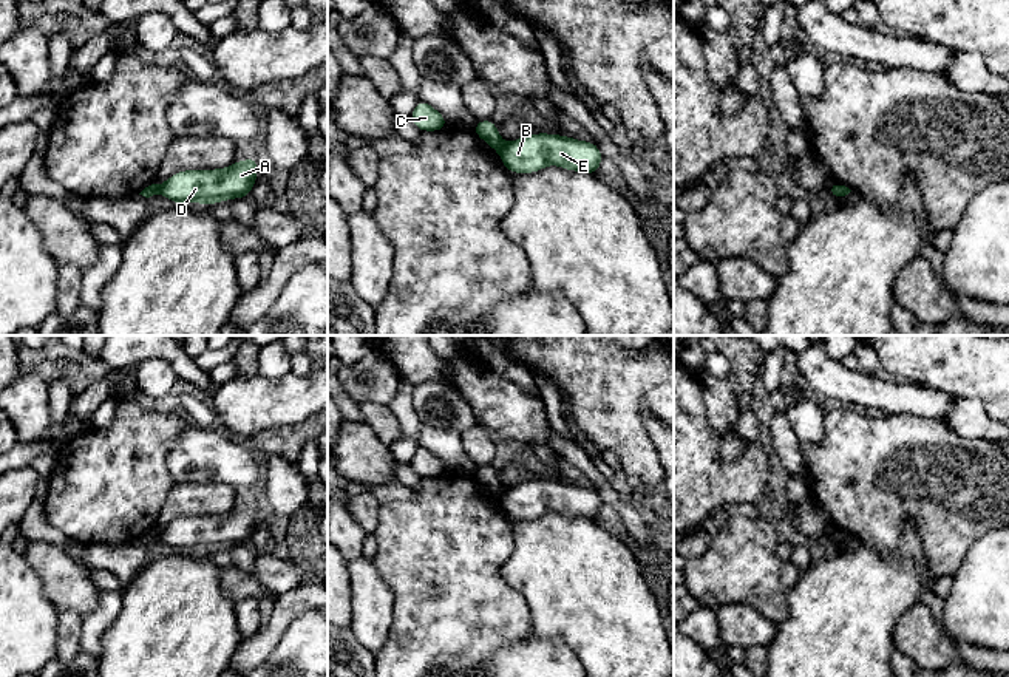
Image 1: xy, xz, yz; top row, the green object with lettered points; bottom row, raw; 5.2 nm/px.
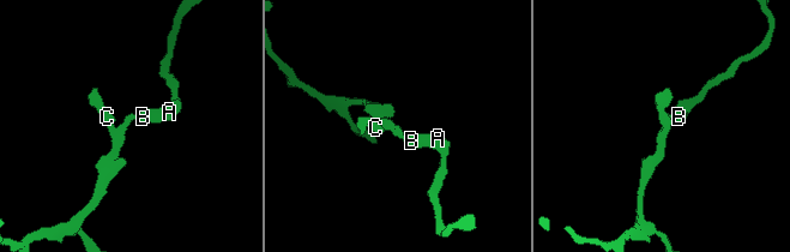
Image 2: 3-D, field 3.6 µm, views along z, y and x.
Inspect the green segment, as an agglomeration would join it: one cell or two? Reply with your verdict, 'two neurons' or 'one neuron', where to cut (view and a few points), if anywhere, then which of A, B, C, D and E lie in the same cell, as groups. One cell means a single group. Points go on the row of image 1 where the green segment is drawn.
two neurons; cut xz (506, 144), (499, 152); groups A B D E / C

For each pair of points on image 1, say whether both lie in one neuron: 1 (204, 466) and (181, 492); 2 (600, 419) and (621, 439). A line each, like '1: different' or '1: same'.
1: different
2: same

